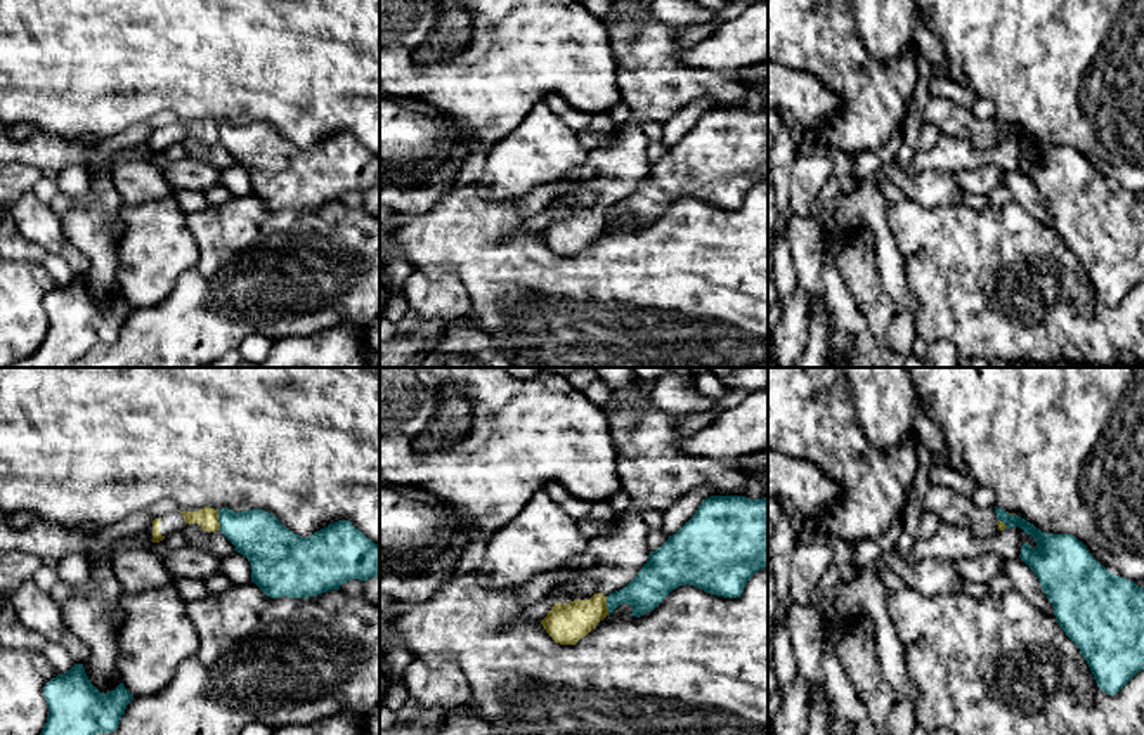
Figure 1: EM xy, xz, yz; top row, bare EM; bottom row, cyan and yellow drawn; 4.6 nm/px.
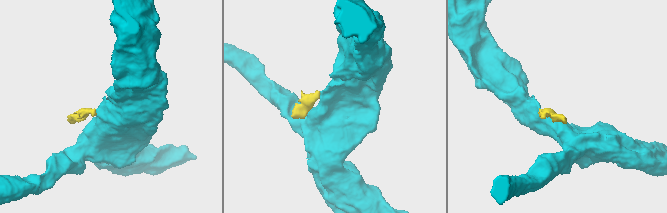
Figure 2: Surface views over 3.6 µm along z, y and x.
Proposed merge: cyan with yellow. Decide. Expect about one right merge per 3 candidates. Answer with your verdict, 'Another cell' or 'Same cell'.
Another cell

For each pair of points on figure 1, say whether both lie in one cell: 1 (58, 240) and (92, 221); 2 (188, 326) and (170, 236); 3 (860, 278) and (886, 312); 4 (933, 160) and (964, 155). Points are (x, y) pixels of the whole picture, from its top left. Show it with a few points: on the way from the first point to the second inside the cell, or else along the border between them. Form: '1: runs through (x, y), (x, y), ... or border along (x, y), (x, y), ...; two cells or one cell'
1: border along (59, 215), (66, 238), (85, 257), (89, 269); two cells
2: border along (194, 240), (196, 260), (175, 288), (151, 307); two cells
3: runs through (865, 286), (877, 304); one cell
4: runs through (940, 158), (957, 155); one cell

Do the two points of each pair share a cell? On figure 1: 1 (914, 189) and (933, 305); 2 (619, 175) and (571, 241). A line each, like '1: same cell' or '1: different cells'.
1: different cells
2: same cell

